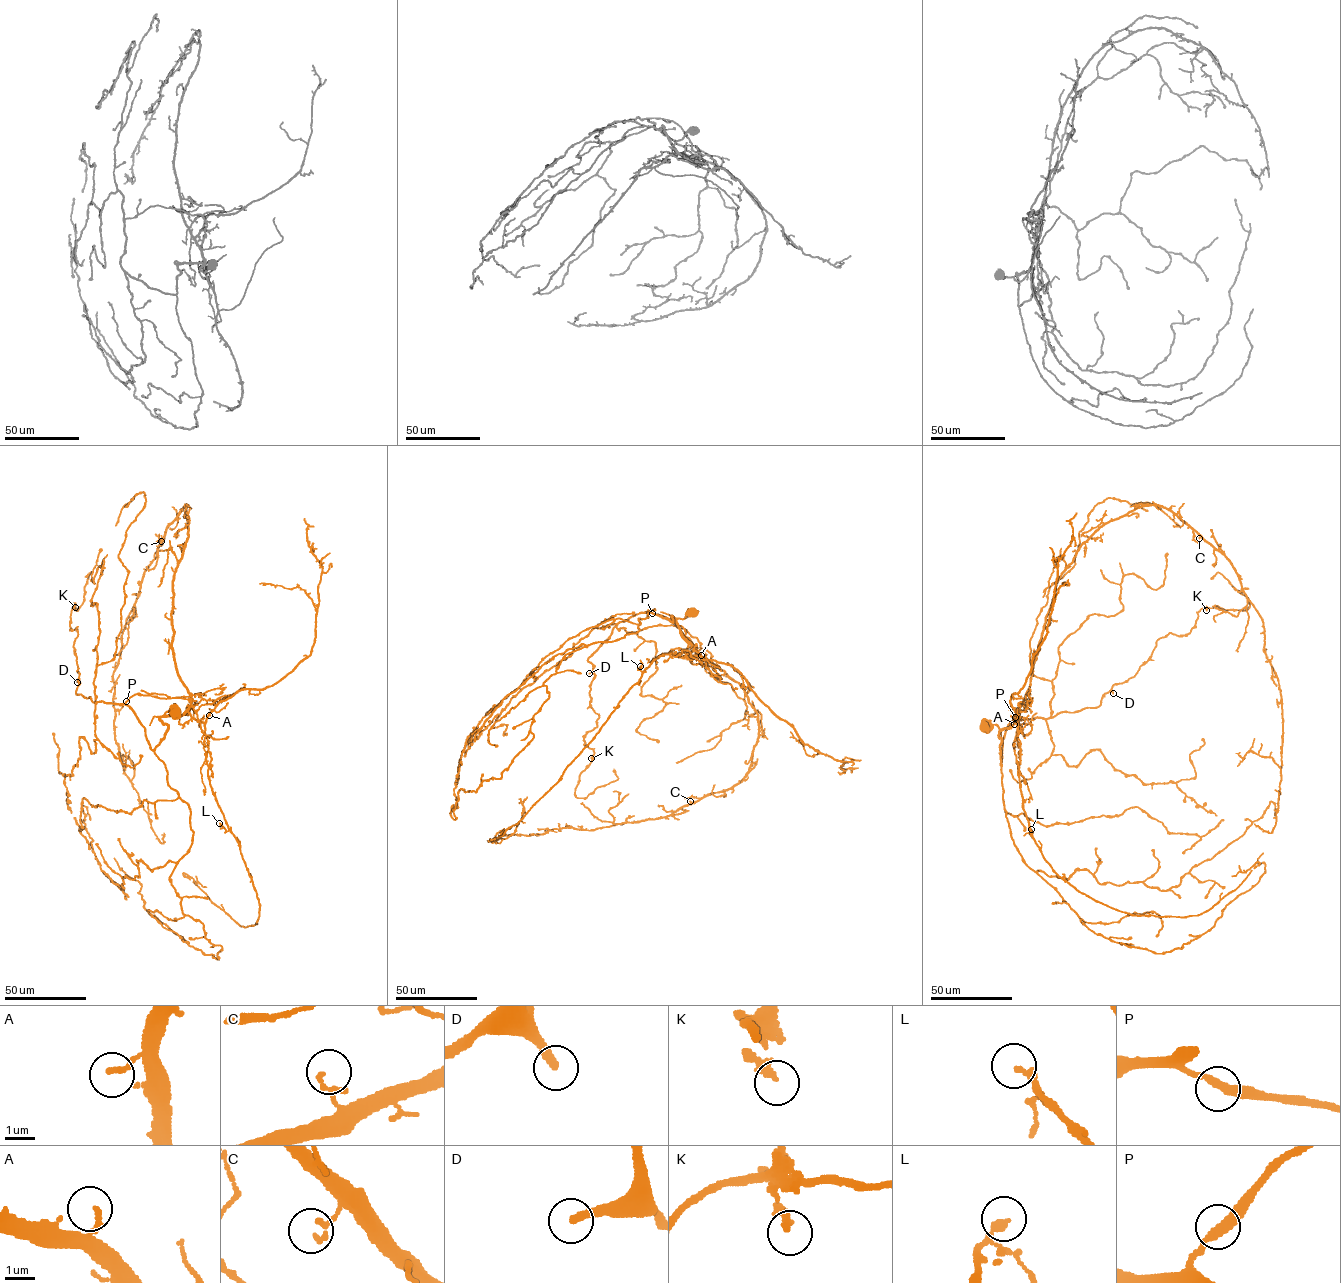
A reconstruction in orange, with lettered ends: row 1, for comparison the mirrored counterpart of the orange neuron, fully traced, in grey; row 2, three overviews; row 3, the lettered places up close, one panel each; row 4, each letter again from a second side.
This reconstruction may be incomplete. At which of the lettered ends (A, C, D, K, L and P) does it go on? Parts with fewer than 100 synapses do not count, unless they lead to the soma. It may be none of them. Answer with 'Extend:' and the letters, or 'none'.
Extend: D

